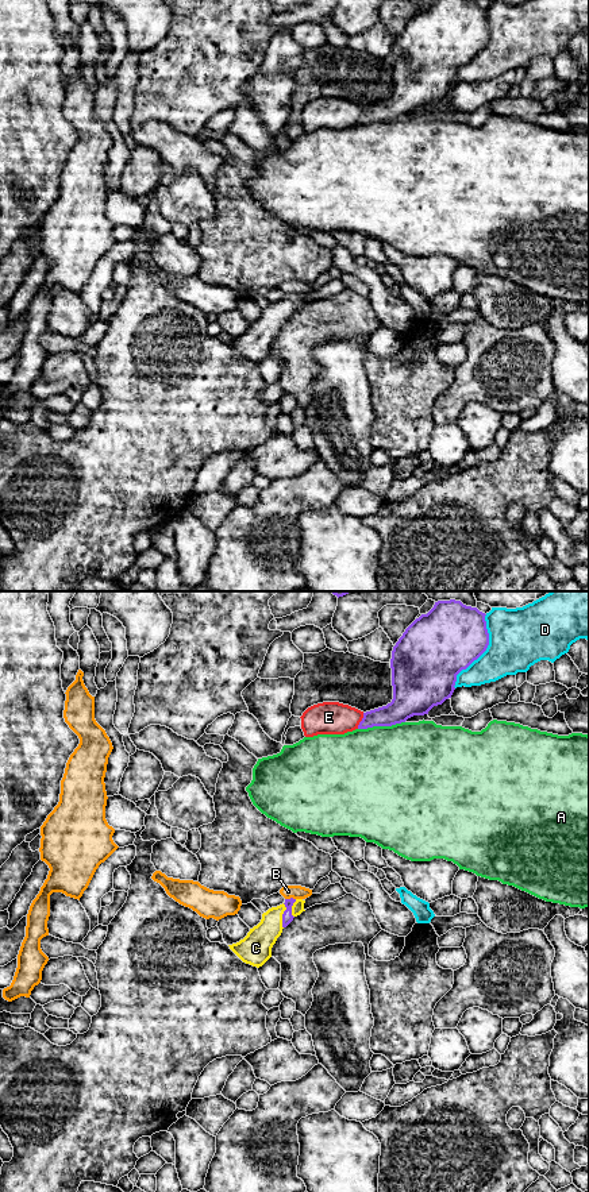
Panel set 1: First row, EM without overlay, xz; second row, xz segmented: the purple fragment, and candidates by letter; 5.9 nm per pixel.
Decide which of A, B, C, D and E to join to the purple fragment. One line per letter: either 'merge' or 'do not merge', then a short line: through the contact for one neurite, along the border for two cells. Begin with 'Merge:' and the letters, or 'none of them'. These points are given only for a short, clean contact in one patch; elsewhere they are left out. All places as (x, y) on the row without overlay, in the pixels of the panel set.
Merge: C
A: do not merge
B: do not merge; line xz (295, 293), (285, 294)
C: merge; line xz (287, 312), (283, 311), (265, 328), (255, 343)
D: do not merge
E: do not merge

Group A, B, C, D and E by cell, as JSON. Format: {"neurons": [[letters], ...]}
{"neurons": [["A"], ["B"], ["C"], ["D"], ["E"]]}

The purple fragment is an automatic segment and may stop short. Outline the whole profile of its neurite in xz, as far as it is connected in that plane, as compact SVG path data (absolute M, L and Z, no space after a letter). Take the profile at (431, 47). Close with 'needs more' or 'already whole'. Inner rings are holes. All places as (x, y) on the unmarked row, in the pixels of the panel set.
M434 0L427 9L421 9L416 13L405 24L392 46L392 97L386 101L363 108L358 124L401 119L413 111L428 109L434 101L442 100L446 94L451 93L455 85L457 70L477 55L489 40L485 11L486 9L477 3L466 0Z; already whole

